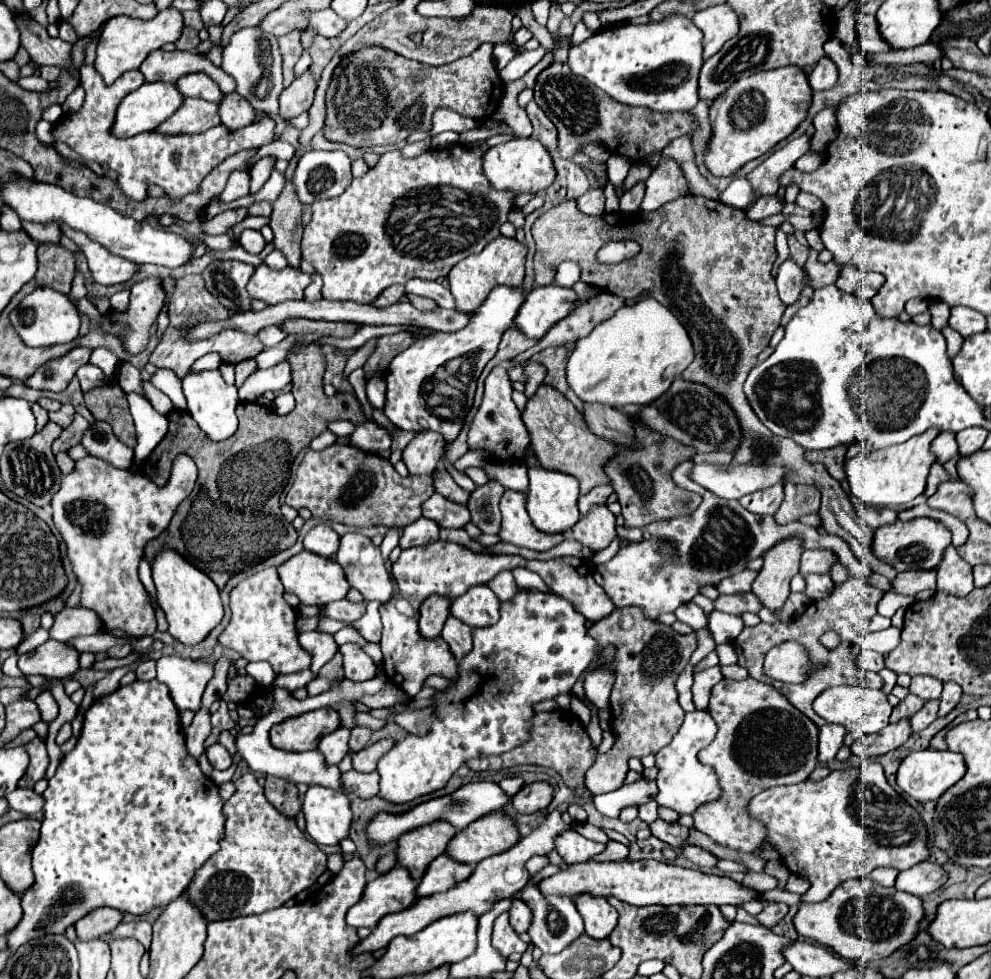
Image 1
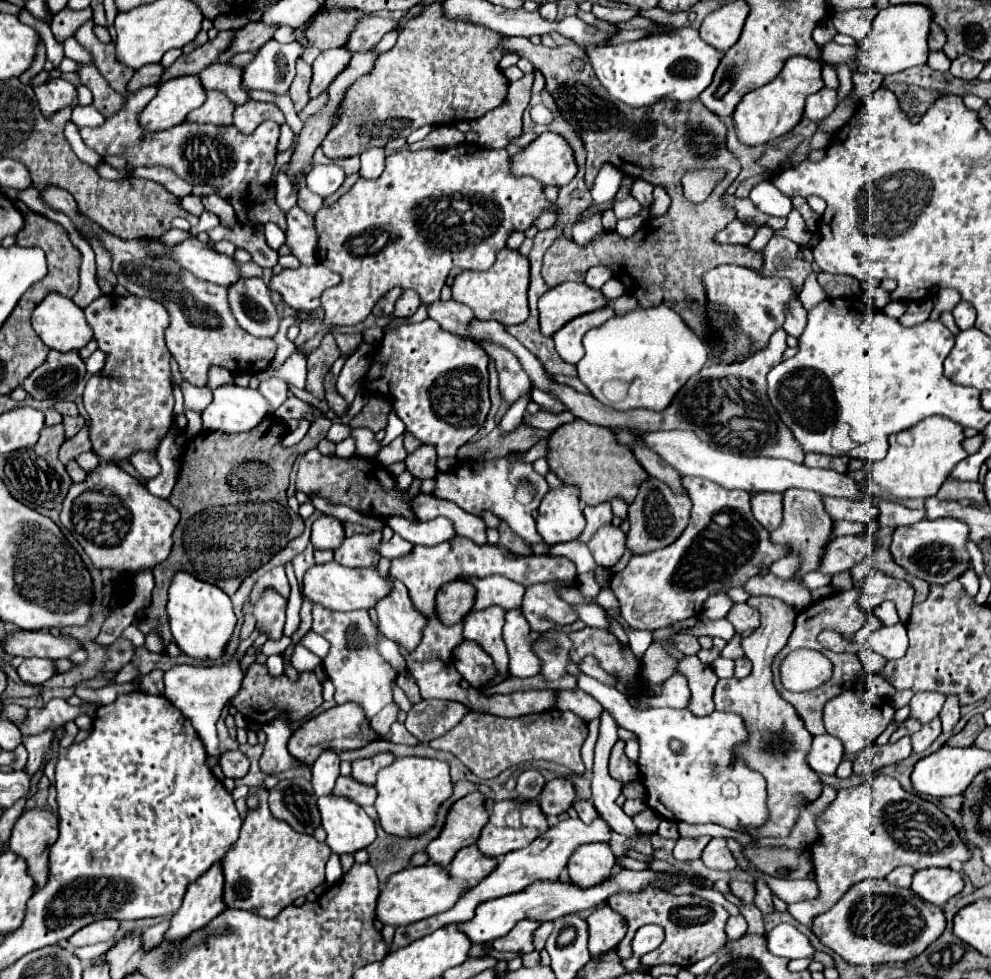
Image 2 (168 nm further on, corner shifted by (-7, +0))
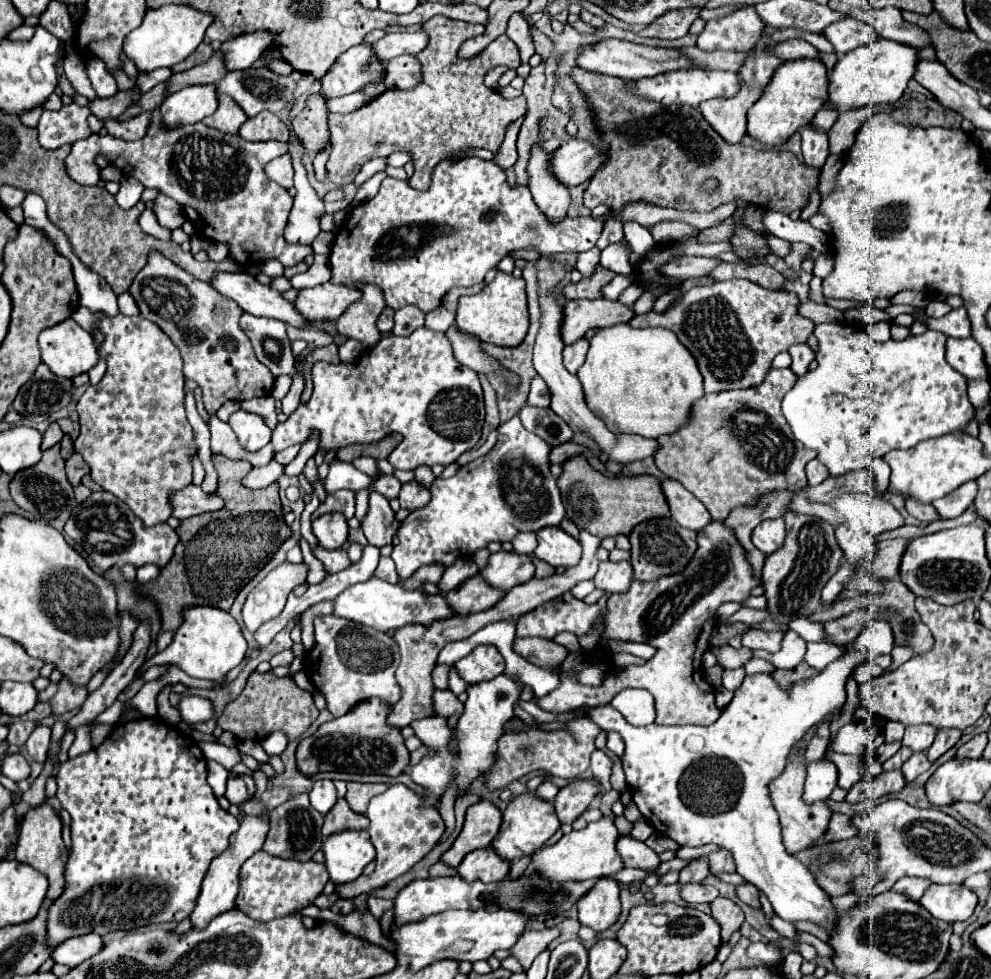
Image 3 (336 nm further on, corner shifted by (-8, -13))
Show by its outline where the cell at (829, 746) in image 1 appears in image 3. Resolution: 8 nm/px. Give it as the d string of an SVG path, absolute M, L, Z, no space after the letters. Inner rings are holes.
M818 759L808 763L806 767L806 783L804 783L804 801L814 803L826 799L838 781L838 769L830 759Z

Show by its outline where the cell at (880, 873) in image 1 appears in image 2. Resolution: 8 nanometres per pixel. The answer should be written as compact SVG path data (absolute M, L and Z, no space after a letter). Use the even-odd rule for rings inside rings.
M899 866L899 868L895 868L895 870L887 876L887 880L889 880L891 884L899 886L899 888L909 888L913 874L915 874L915 868L911 868L911 866Z

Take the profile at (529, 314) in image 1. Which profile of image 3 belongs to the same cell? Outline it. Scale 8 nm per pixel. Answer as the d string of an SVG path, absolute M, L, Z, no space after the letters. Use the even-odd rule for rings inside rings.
M574 299L566 301L560 335L566 345L584 337L590 329L612 327L618 323L628 323L632 319L632 307L624 307L618 301L606 299Z

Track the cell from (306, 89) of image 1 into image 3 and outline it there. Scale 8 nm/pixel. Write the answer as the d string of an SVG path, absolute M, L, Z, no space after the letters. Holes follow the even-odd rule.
M356 45L352 51L346 51L336 59L336 63L328 69L328 75L320 79L322 97L342 97L354 91L360 91L366 83L376 81L382 73L382 65L378 59L372 59L370 45Z

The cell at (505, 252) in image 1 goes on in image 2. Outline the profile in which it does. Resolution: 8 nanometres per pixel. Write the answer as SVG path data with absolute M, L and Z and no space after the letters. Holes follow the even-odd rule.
M501 250L497 254L497 262L485 270L465 270L461 272L453 286L453 300L469 306L475 312L475 318L479 320L497 320L503 326L521 324L529 318L529 306L527 306L527 288L529 288L529 260L521 256L515 250Z

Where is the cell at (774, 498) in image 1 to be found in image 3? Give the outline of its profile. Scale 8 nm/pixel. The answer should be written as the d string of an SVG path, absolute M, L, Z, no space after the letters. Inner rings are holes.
M768 519L762 521L754 531L752 531L752 543L756 549L760 549L764 555L770 555L778 551L784 545L786 529L784 529L784 519Z

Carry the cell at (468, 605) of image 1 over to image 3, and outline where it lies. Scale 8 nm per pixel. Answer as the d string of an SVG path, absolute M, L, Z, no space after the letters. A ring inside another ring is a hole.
M478 645L456 661L456 669L466 683L480 683L504 673L504 657L494 645Z

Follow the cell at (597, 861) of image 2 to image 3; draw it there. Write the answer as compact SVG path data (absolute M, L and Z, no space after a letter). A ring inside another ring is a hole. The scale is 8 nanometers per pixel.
M598 877L596 885L576 903L580 923L592 927L594 931L608 929L620 915L618 893L618 883L612 877Z

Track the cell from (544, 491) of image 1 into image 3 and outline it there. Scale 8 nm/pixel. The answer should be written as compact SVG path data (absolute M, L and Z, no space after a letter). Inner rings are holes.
M542 527L536 531L538 547L534 555L552 567L572 567L580 561L582 545L560 527Z

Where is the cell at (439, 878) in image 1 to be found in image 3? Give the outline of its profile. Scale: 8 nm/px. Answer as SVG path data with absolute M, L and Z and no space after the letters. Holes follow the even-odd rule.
M486 847L468 853L458 867L458 875L468 883L476 879L482 883L498 883L508 875L508 869L510 863L500 859L492 847Z

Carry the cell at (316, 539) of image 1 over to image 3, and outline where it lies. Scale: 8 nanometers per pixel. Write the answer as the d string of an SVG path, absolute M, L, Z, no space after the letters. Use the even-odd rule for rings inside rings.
M326 513L312 523L312 531L322 549L340 549L348 539L348 523L342 513Z

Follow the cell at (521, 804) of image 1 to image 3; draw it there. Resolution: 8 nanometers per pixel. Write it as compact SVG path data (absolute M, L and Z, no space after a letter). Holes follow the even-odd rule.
M594 779L592 781L570 781L566 787L562 787L556 799L552 801L560 823L572 825L588 809L596 793L598 793L598 787Z

